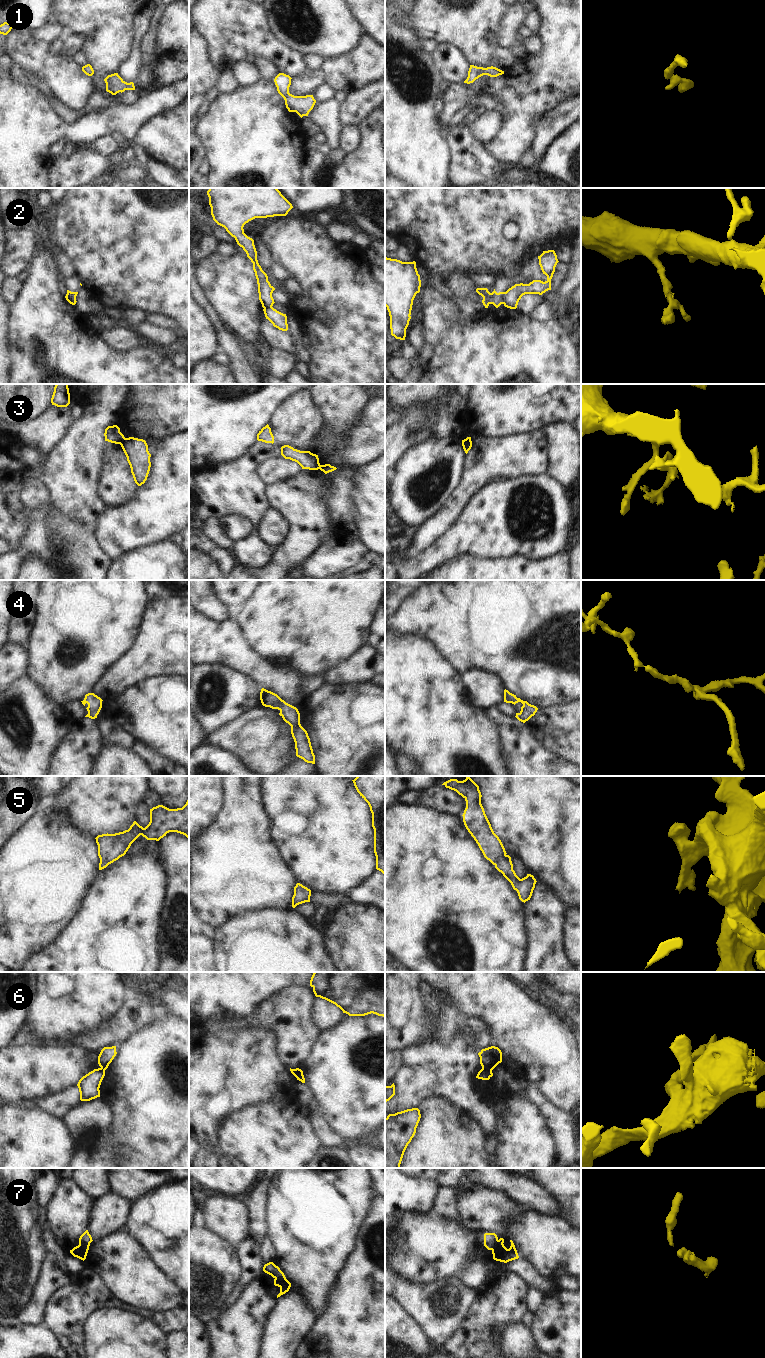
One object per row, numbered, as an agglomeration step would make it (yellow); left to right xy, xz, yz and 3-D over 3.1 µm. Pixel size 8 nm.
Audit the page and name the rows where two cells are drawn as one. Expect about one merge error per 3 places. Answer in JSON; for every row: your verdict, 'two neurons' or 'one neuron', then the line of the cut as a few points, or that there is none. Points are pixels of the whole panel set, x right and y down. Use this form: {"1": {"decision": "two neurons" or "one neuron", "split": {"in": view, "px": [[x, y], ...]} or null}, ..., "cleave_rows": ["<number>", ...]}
{"1": {"decision": "one neuron", "split": null}, "2": {"decision": "two neurons", "split": {"in": "yz", "px": [[505, 292], [502, 303]]}}, "3": {"decision": "two neurons", "split": {"in": "xy", "px": [[124, 437], [120, 444]]}}, "4": {"decision": "one neuron", "split": null}, "5": {"decision": "one neuron", "split": null}, "6": {"decision": "two neurons", "split": {"in": "yz", "px": [[482, 1068], [491, 1071]]}}, "7": {"decision": "two neurons", "split": {"in": "xy", "px": [[79, 1243], [89, 1245]]}}, "cleave_rows": ["2", "3", "6", "7"]}

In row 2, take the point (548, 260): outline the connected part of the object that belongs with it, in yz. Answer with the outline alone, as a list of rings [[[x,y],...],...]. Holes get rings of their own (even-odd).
[[[554,250],[543,251],[543,253],[538,256],[538,259],[541,270],[543,274],[547,276],[547,280],[545,282],[541,280],[533,280],[529,284],[515,284],[505,292],[503,298],[503,304],[505,307],[516,309],[518,302],[523,295],[542,295],[546,291],[551,290],[551,279],[555,272],[555,267],[559,262],[557,255]]]

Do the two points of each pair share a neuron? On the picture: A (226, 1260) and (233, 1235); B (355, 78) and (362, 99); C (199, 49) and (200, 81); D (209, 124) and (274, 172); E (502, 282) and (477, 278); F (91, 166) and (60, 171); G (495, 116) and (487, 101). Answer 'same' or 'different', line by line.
A: different
B: different
C: same
D: same
E: different
F: same
G: different

